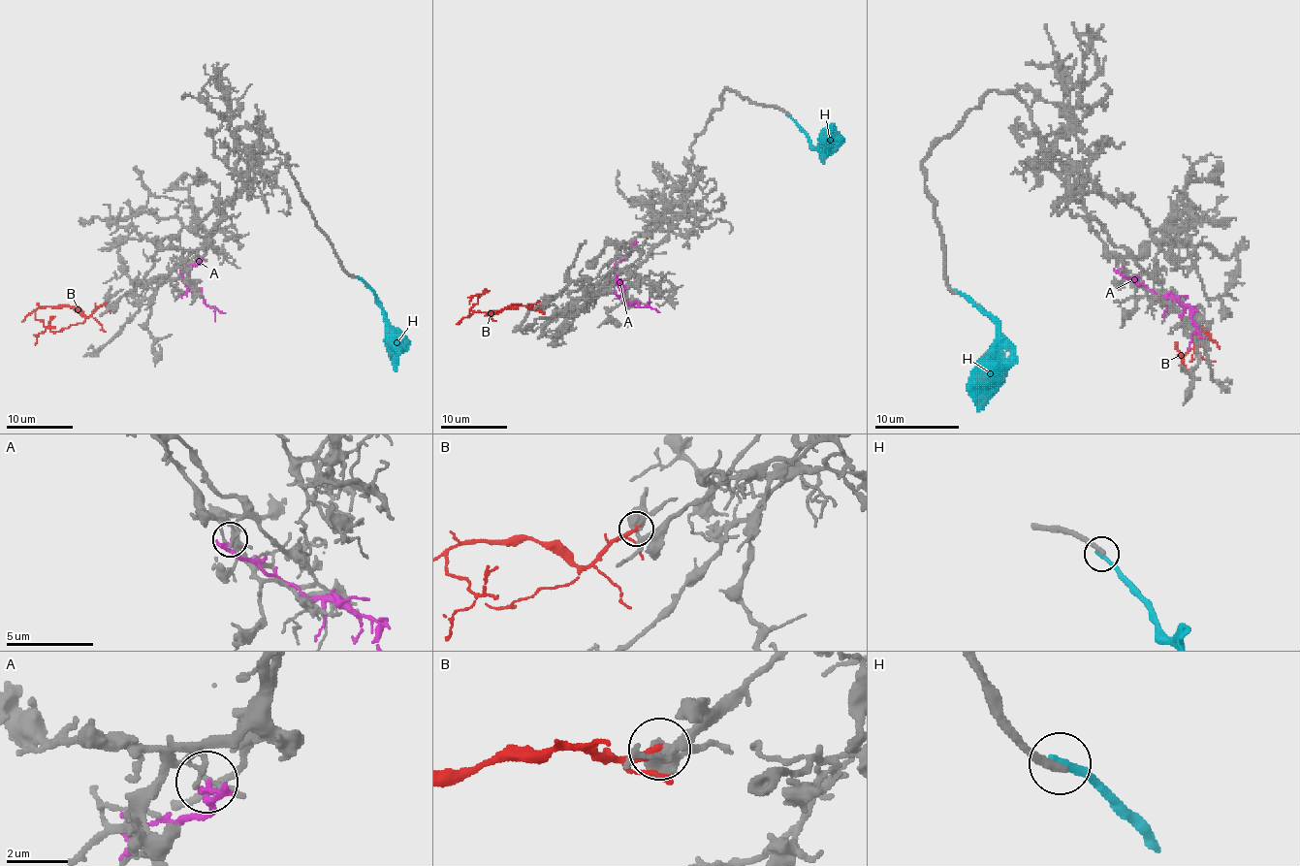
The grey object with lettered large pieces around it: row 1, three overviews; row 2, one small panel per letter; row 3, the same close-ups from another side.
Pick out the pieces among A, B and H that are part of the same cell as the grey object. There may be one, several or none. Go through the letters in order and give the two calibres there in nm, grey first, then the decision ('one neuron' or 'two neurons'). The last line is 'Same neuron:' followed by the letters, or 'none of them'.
A: calibres 100 and 240 nm; two neurons
B: calibres 400 and 240 nm; two neurons
H: calibres 280 and 280 nm; two neurons
Same neuron: none of them

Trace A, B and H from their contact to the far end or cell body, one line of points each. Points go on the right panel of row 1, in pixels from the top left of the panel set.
A: (1120, 269), (1126, 276), (1148, 289), (1183, 302), (1193, 310), (1191, 321), (1198, 327), (1191, 334), (1188, 348)
B: (1195, 323), (1195, 341), (1202, 329), (1208, 336), (1183, 357), (1183, 365), (1193, 377)
H: (956, 291), (968, 298), (996, 325), (996, 339), (986, 369), (986, 388), (979, 395), (977, 411)

